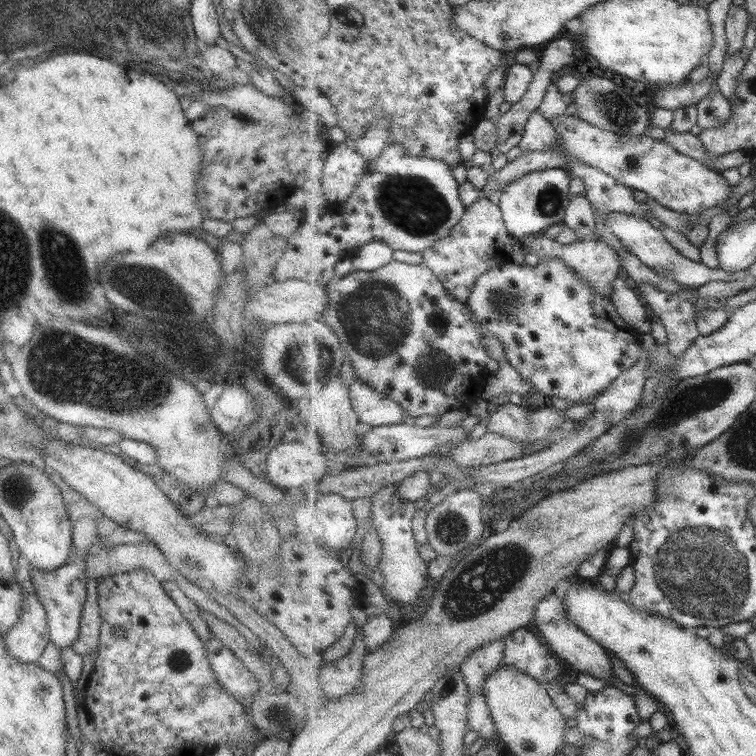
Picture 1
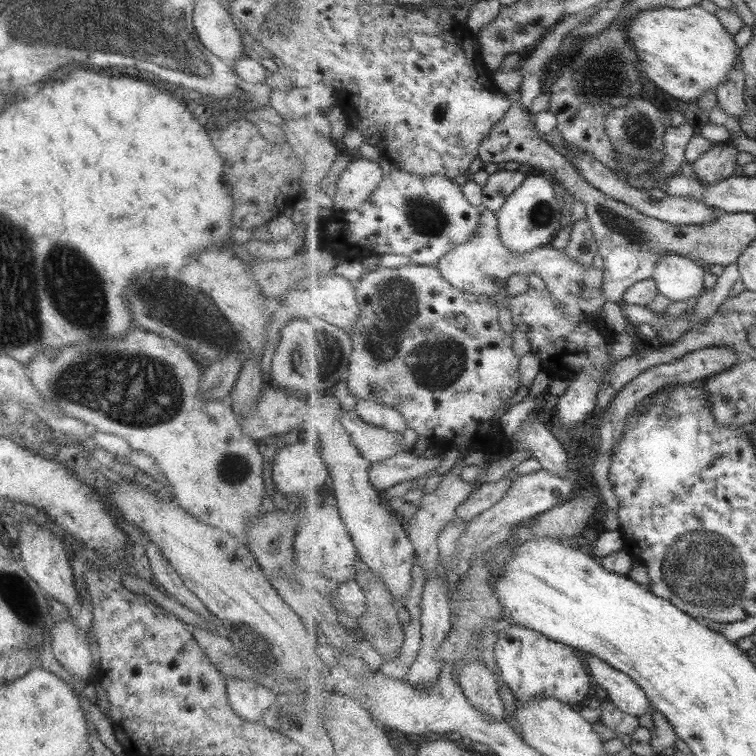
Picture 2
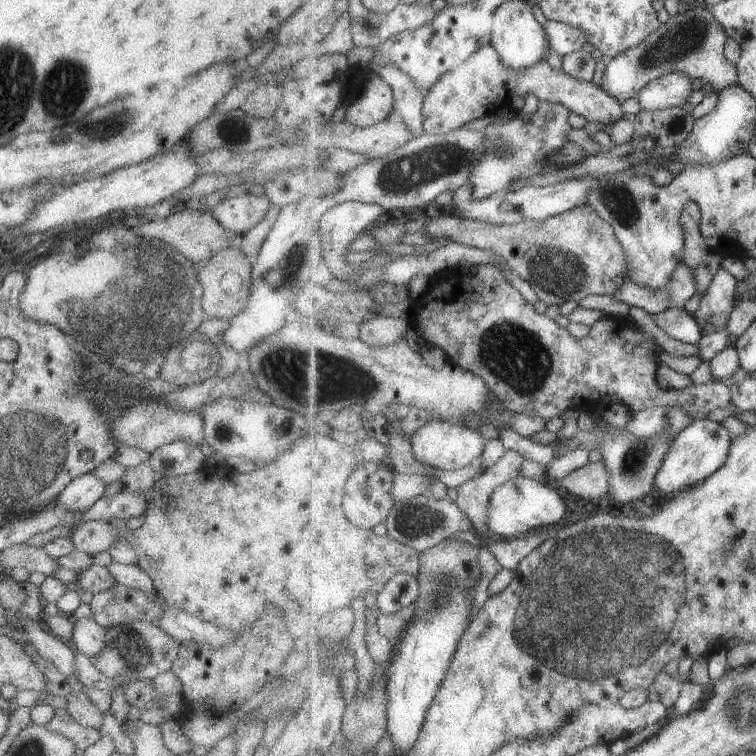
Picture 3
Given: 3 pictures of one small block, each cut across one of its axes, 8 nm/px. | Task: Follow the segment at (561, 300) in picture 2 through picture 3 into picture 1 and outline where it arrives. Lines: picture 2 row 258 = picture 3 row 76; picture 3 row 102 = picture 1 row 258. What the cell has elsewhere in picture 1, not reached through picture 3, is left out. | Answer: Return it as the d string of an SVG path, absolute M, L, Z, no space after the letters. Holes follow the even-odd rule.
M481 196L475 204L466 208L462 221L448 237L437 240L421 254L423 262L446 285L447 290L459 301L467 303L477 278L493 267L505 264L509 260L511 247L511 237L503 221L501 207L493 204L487 196ZM543 237L531 239L530 243L522 244L521 248L524 252L536 252L540 258L549 257L550 259L564 260L572 269L575 269L587 282L592 289L600 292L604 297L611 298L614 286L613 281L616 276L623 271L622 261L617 250L613 250L611 246L603 242L603 240L594 240L593 238L585 238L583 241L575 241L567 245L563 245L555 239L545 239Z

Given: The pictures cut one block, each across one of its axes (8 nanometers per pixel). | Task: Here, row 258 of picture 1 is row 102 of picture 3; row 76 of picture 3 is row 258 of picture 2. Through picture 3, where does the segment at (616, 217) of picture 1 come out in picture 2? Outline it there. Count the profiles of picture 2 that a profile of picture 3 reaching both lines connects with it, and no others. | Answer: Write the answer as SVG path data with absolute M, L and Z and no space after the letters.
M680 254L665 255L658 260L653 281L659 292L672 302L701 296L706 290L706 272L701 265Z

